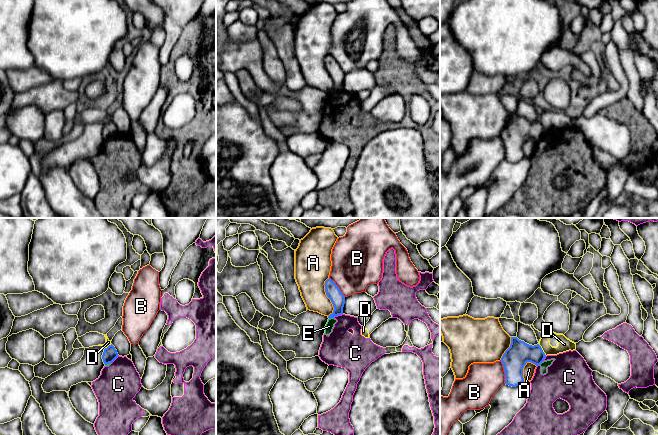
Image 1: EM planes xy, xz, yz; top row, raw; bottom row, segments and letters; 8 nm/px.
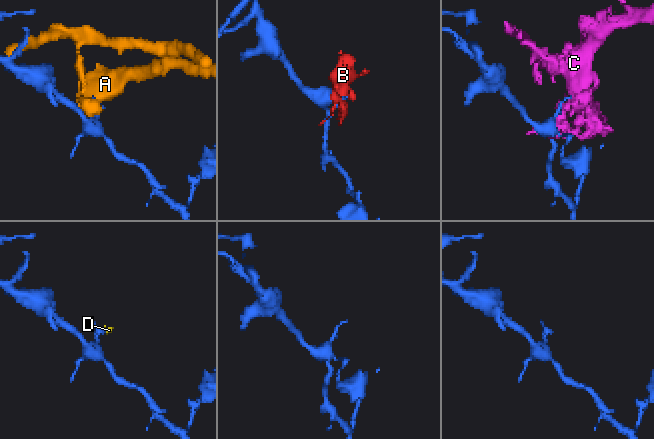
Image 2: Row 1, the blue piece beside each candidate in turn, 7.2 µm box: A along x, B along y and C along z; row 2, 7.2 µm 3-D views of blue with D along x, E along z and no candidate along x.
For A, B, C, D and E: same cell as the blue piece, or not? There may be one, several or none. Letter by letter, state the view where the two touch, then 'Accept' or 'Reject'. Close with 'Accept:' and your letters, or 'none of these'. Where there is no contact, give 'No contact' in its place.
A: Touches blue in xz. Reject
B: Touches blue in yz. Reject
C: Touches blue in xz. Reject
D: Touches blue in yz. Reject
E: Touches blue in xz. Reject
Accept: none of these

